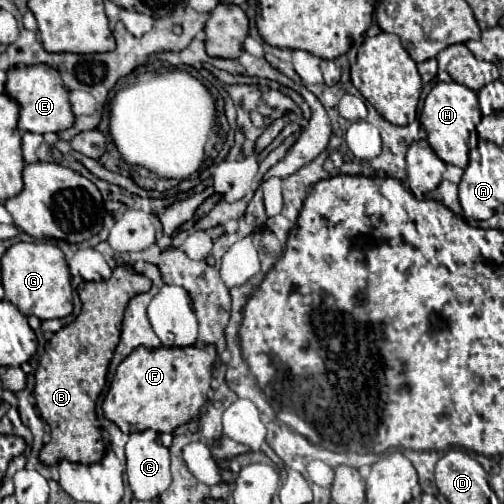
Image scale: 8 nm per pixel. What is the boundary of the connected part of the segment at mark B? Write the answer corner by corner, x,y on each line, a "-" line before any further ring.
120,265
114,269
112,277
106,281
98,281
98,283
88,283
84,281
78,287
78,295
82,299
82,311
80,315
74,319
72,325
60,329
58,333
54,333
54,337
50,339
50,343
46,345
46,351
40,359
40,365
36,369
36,385
34,385
34,399
36,399
36,407
42,415
42,419
50,425
50,443
44,445
44,449
40,451
40,461
46,465
54,465
62,459
66,461
74,461
74,463
96,463
100,461
100,457
106,453
106,445
102,441
102,433
100,429
94,425
96,421
96,399
102,393
104,385
106,385
106,373
108,373
108,363
114,355
114,349
118,345
120,339
120,325
122,325
122,315
124,309
128,305
128,301
150,289
150,279
136,273
132,267
128,265

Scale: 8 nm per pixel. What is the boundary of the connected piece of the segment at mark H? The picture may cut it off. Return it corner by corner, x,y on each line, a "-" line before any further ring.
436,83
432,91
428,93
422,113
420,113
420,123
424,125
428,133
428,143
432,145
434,153
450,165
458,165
462,169
468,167
468,151
478,144
478,134
476,126
481,121
481,111
478,105
478,95
460,85
460,83

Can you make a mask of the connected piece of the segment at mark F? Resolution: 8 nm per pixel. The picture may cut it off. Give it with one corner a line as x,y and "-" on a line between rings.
206,345
204,349
198,347
158,347
158,349
146,349
136,347
116,369
114,379
110,383
110,389
104,397
102,409
104,417
120,427
122,433
138,433
152,429
156,433
174,433
178,427
190,423
194,417
200,415
202,405
208,401
208,389
212,381
212,369
214,369
216,349
212,345

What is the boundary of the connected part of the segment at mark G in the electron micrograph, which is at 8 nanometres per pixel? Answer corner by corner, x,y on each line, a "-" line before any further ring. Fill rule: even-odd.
33,241
14,243
1,259
2,285
4,285
4,299
14,303
26,317
36,315
38,319
62,319
72,313
72,287
70,287
70,273
66,265
66,257
62,249
53,241

